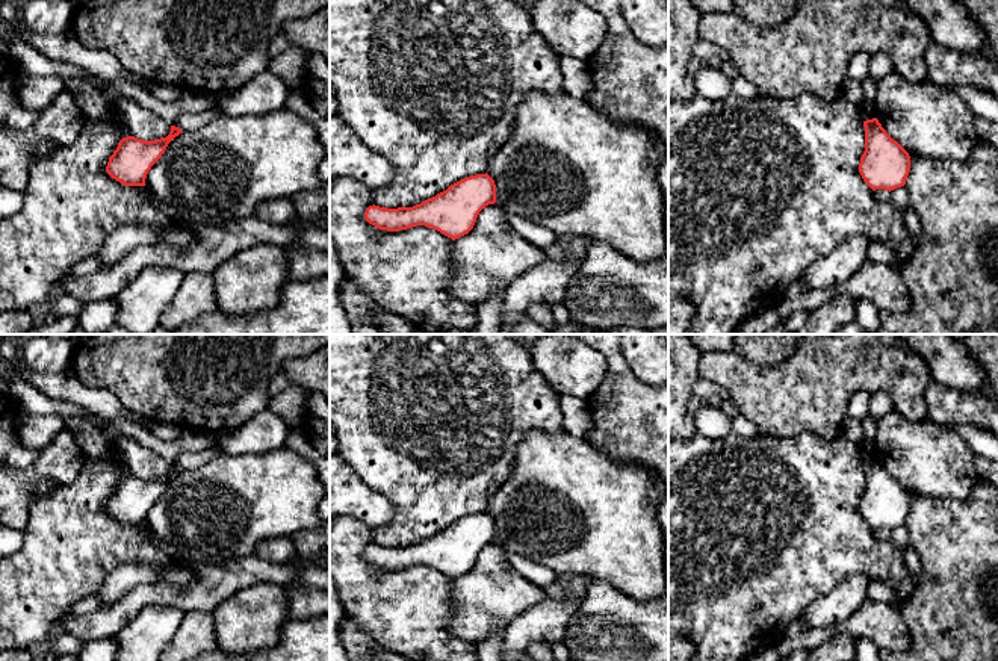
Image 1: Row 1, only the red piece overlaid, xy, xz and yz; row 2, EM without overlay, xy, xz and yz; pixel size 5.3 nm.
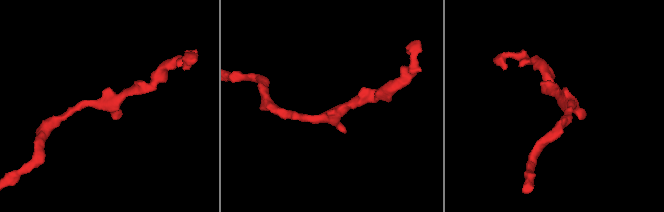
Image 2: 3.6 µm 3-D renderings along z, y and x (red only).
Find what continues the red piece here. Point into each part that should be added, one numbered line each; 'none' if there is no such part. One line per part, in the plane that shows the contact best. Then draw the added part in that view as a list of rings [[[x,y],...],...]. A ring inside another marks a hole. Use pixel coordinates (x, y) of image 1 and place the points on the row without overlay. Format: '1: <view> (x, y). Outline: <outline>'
none

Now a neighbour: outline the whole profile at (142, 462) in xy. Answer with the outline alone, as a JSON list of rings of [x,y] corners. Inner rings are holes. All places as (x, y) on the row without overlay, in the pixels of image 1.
[[[116,437],[112,445],[122,454],[132,475],[138,478],[156,479],[166,476],[171,470],[171,463],[135,439]]]

